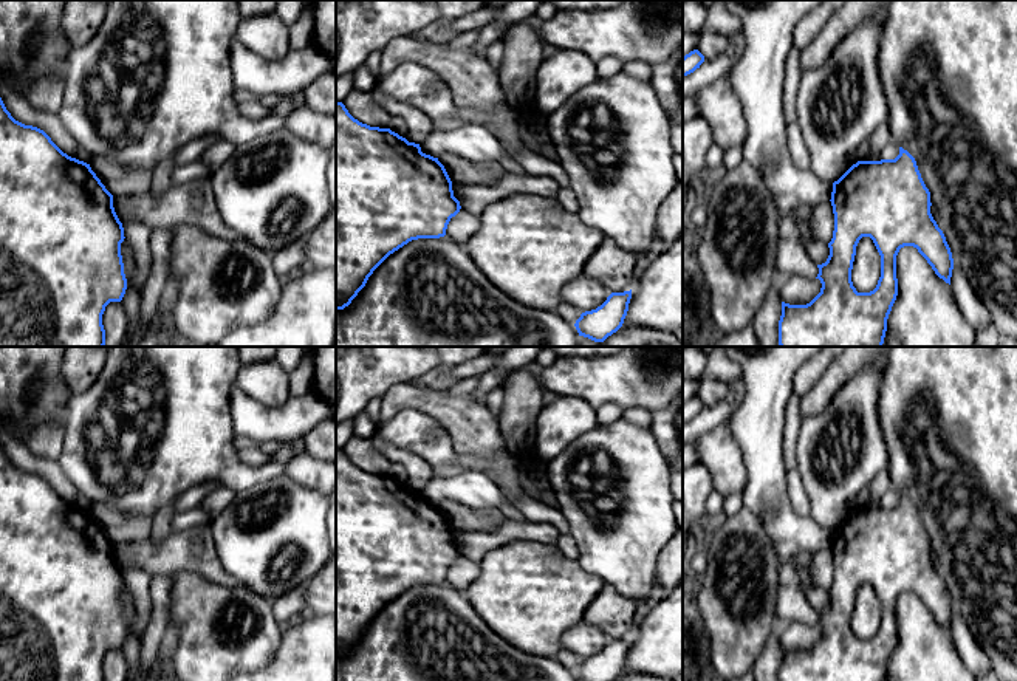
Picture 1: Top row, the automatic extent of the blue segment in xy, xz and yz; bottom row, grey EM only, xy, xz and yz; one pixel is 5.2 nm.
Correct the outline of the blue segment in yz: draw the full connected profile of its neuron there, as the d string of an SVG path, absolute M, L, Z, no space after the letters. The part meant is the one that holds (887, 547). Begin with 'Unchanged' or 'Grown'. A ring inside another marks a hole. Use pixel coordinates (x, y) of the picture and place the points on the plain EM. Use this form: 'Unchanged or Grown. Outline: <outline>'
Unchanged. Outline: M899 494L895 506L858 508L833 529L830 548L834 577L828 590L830 602L825 610L817 611L820 639L806 652L782 648L779 681L885 681L898 642L896 602L904 593L916 594L935 621L950 631L952 599L930 560L930 539L907 497ZM862 583L870 583L881 602L881 624L870 639L858 639L851 628L856 593Z

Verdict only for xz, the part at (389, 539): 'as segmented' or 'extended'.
as segmented

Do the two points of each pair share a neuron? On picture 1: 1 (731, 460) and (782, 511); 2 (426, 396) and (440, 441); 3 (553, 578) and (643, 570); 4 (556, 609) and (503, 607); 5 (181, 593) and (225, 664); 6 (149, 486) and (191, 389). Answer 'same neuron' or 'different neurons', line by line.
1: different neurons
2: different neurons
3: different neurons
4: same neuron
5: same neuron
6: same neuron

